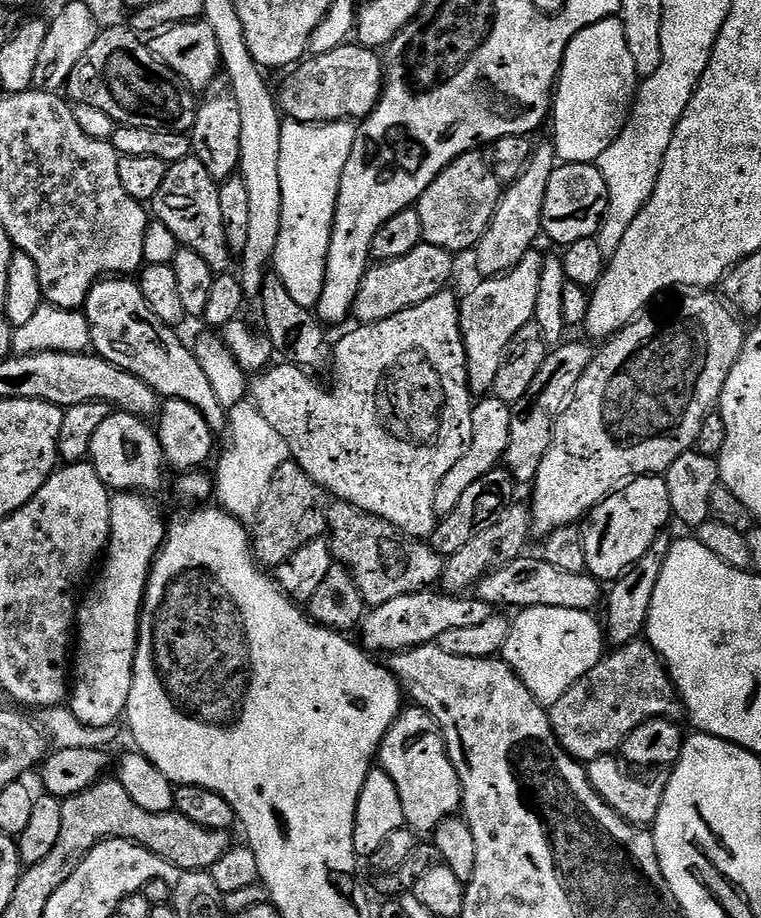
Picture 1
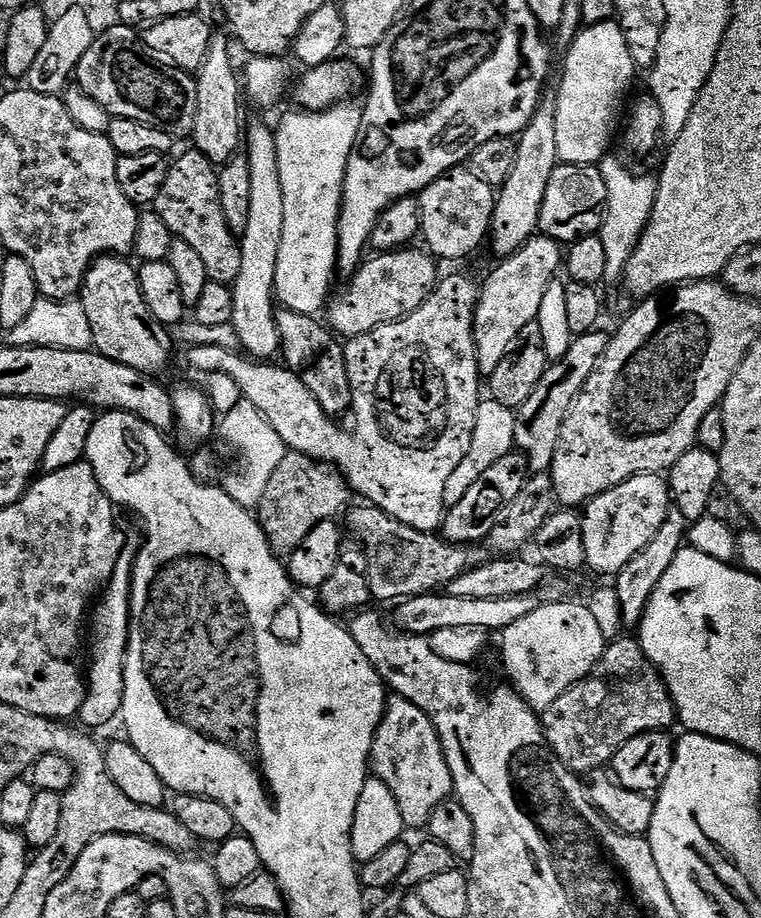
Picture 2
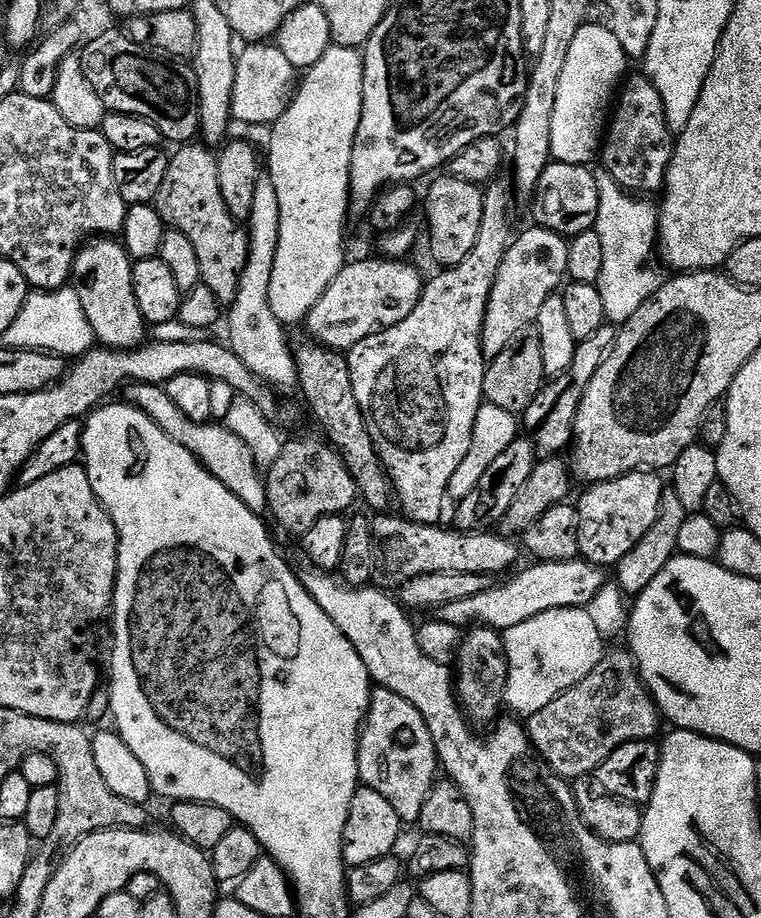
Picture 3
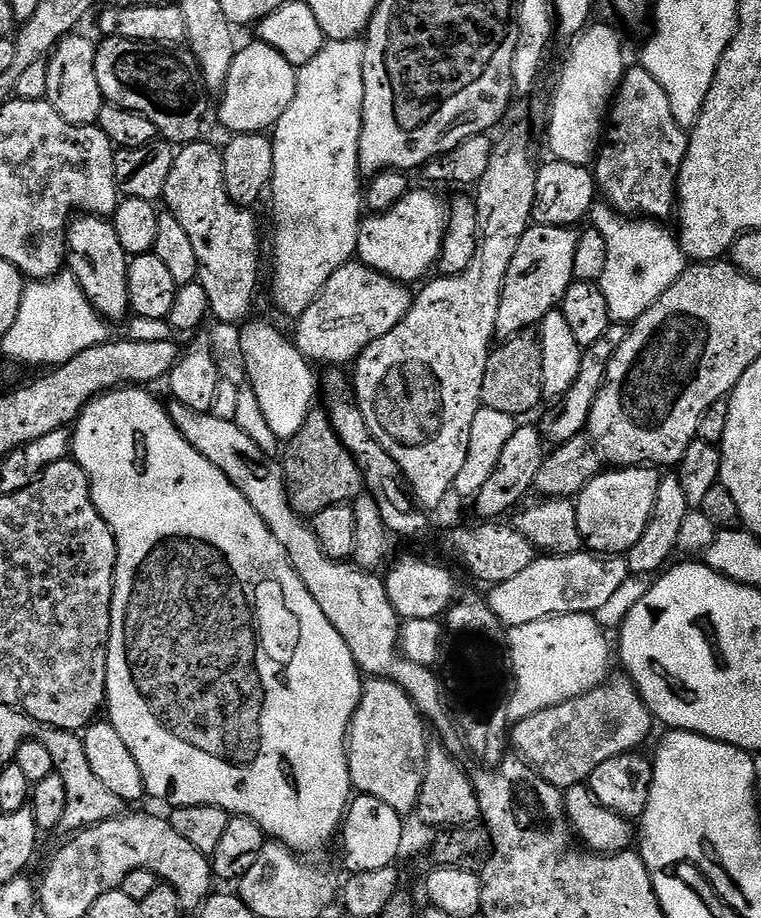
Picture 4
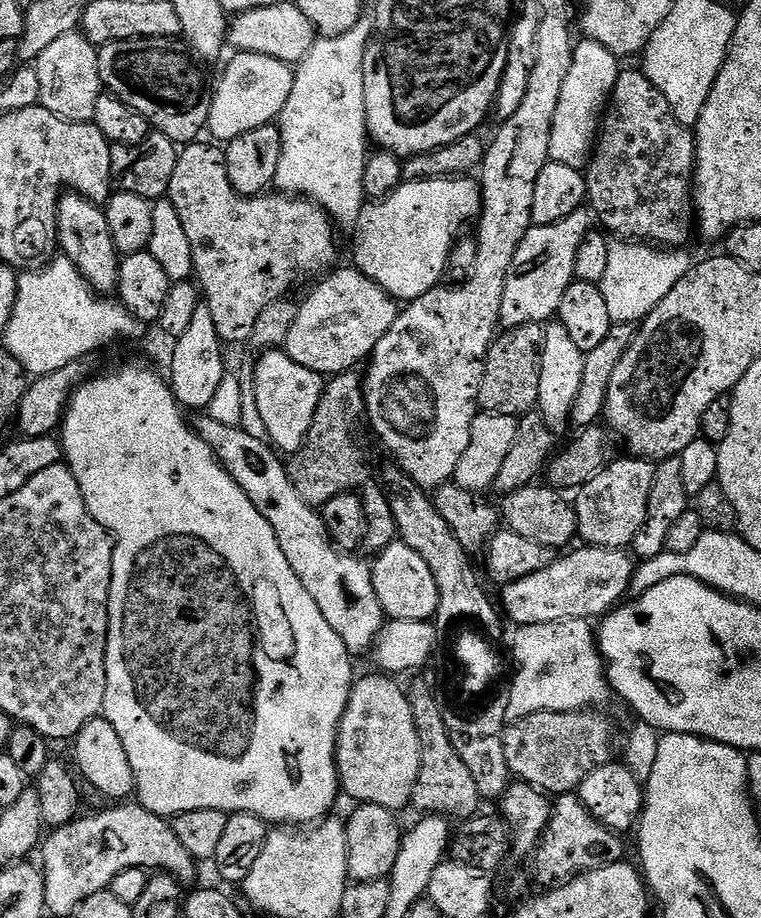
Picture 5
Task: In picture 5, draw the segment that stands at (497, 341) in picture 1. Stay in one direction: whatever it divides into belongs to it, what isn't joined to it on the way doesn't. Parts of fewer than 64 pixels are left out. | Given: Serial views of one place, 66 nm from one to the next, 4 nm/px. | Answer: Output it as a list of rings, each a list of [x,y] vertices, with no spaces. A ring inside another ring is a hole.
[[[583,207],[574,210],[570,218],[562,218],[562,222],[541,228],[533,226],[529,230],[514,253],[514,262],[510,262],[510,270],[506,274],[500,307],[501,329],[544,324],[559,313],[562,294],[566,294],[568,287],[576,280],[574,258],[578,255],[578,246],[582,246],[582,238],[586,238],[593,228],[593,213]]]

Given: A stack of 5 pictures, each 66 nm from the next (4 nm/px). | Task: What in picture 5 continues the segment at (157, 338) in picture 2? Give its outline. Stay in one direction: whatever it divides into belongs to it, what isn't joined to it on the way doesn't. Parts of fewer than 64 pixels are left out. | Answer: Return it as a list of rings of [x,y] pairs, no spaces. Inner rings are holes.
[[[61,195],[60,204],[56,207],[56,242],[62,255],[78,266],[88,287],[98,294],[116,292],[122,256],[114,246],[114,238],[101,205],[90,202],[84,196]]]

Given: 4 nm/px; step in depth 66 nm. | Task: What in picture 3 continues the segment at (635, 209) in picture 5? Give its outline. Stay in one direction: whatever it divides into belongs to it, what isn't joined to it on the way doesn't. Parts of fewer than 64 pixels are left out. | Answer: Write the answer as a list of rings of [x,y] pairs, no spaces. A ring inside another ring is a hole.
[[[643,74],[631,76],[629,75],[623,81],[610,112],[610,123],[607,125],[606,135],[602,141],[602,160],[604,156],[602,168],[603,171],[609,172],[618,182],[618,186],[626,192],[633,194],[659,193],[664,187],[664,179],[672,161],[674,133],[668,125],[664,99],[662,94],[658,94],[658,90],[654,90],[654,82],[650,82]]]

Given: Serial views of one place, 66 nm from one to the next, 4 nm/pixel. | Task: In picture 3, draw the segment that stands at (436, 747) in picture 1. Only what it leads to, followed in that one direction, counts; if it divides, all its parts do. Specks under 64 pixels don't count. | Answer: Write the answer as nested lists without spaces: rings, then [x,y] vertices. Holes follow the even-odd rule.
[[[381,687],[373,691],[372,706],[360,730],[358,770],[361,785],[378,790],[394,806],[401,822],[415,825],[419,821],[422,806],[438,780],[438,761],[434,738],[422,714],[406,698]]]

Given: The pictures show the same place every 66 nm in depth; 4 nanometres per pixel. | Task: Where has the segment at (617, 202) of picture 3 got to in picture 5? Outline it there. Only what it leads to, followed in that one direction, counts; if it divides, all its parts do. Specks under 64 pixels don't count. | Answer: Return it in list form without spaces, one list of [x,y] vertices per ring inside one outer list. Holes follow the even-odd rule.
[[[613,239],[606,274],[600,283],[600,293],[602,298],[606,298],[612,323],[639,325],[658,306],[658,302],[662,302],[662,298],[666,298],[682,278],[686,278],[693,263],[694,257],[688,250],[665,250],[643,242]]]

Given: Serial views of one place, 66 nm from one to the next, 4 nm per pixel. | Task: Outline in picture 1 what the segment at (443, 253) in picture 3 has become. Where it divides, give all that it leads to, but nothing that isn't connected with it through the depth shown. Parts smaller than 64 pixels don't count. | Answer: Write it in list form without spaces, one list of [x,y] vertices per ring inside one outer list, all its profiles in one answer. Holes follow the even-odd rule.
[[[479,151],[467,152],[454,163],[446,166],[438,178],[420,195],[415,205],[418,218],[422,218],[423,243],[433,244],[442,250],[459,254],[471,253],[477,242],[486,234],[498,202],[502,195],[499,178],[492,172],[492,166]]]

